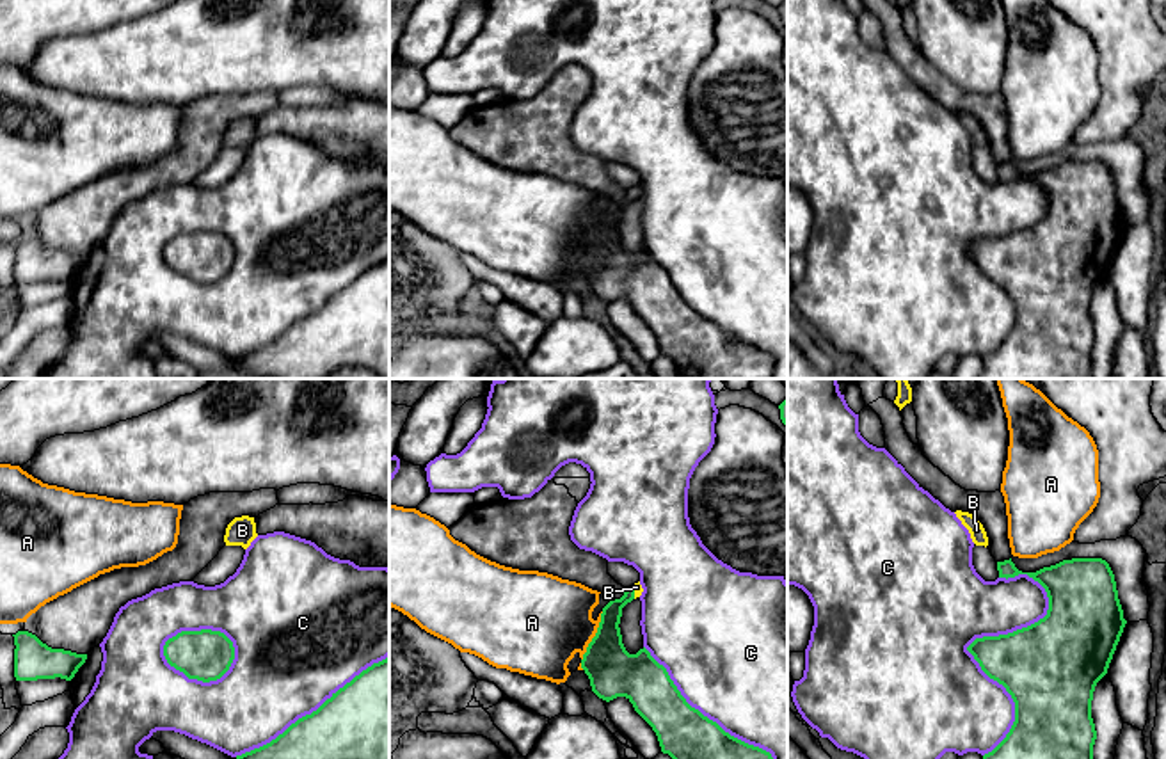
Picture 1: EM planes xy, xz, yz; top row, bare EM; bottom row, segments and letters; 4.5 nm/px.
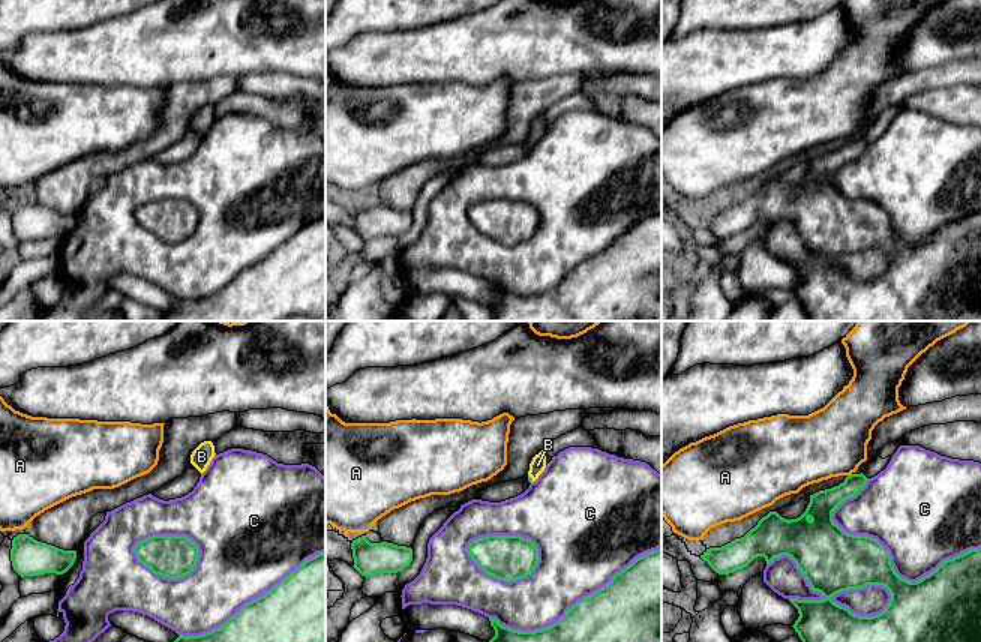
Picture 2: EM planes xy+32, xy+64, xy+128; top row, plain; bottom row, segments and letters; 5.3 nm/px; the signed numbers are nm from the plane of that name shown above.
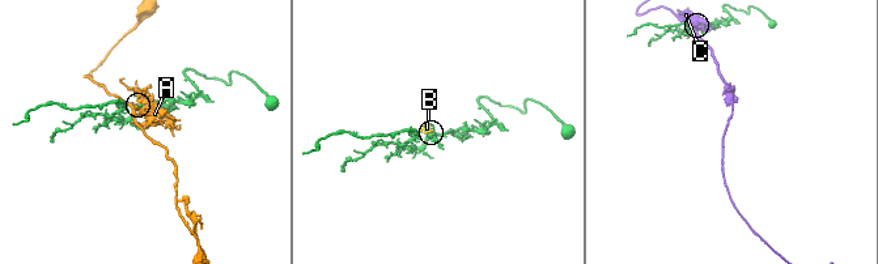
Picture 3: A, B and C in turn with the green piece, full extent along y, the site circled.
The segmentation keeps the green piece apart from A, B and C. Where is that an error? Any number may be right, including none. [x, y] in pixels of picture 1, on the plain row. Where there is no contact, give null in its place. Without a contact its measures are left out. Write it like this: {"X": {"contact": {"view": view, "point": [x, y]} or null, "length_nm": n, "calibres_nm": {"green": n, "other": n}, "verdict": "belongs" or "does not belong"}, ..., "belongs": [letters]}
{"A": {"contact": {"view": "xz", "point": [594, 239]}, "length_nm": 240, "calibres_nm": {"green": 220, "other": 420}, "verdict": "does not belong"}, "B": {"contact": {"view": "xz", "point": [633, 194]}, "length_nm": 60, "calibres_nm": {"green": 130, "other": 50}, "verdict": "belongs"}, "C": {"contact": {"view": "yz", "point": [971, 246]}, "length_nm": 850, "calibres_nm": {"green": 280, "other": 500}, "verdict": "does not belong"}, "belongs": ["B"]}

